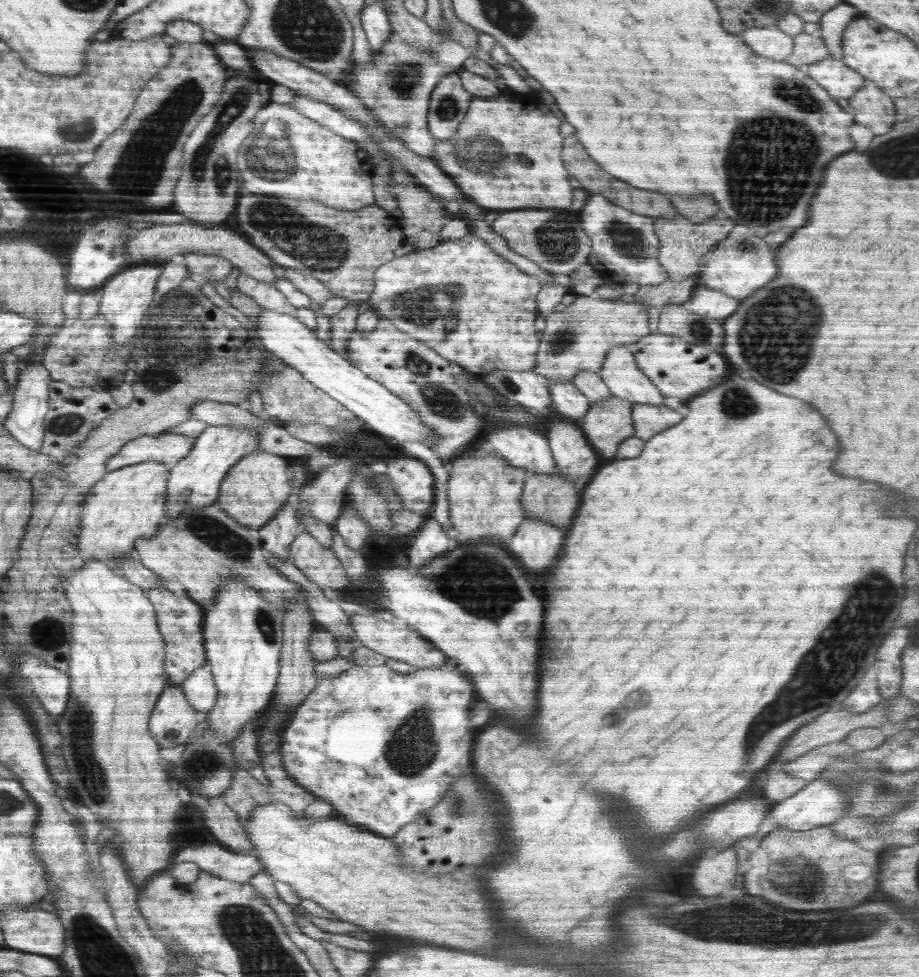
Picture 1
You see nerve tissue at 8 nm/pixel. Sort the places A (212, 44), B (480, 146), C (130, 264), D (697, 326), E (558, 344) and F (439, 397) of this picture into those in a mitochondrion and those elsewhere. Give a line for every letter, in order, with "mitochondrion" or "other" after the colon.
A: other
B: mitochondrion
C: other
D: mitochondrion
E: mitochondrion
F: mitochondrion

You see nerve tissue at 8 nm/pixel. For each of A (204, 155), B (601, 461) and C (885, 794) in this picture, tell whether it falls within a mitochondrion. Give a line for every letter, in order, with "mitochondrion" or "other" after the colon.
A: mitochondrion
B: other
C: mitochondrion

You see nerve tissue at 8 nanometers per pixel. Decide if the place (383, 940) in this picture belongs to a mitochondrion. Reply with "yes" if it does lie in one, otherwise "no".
no

